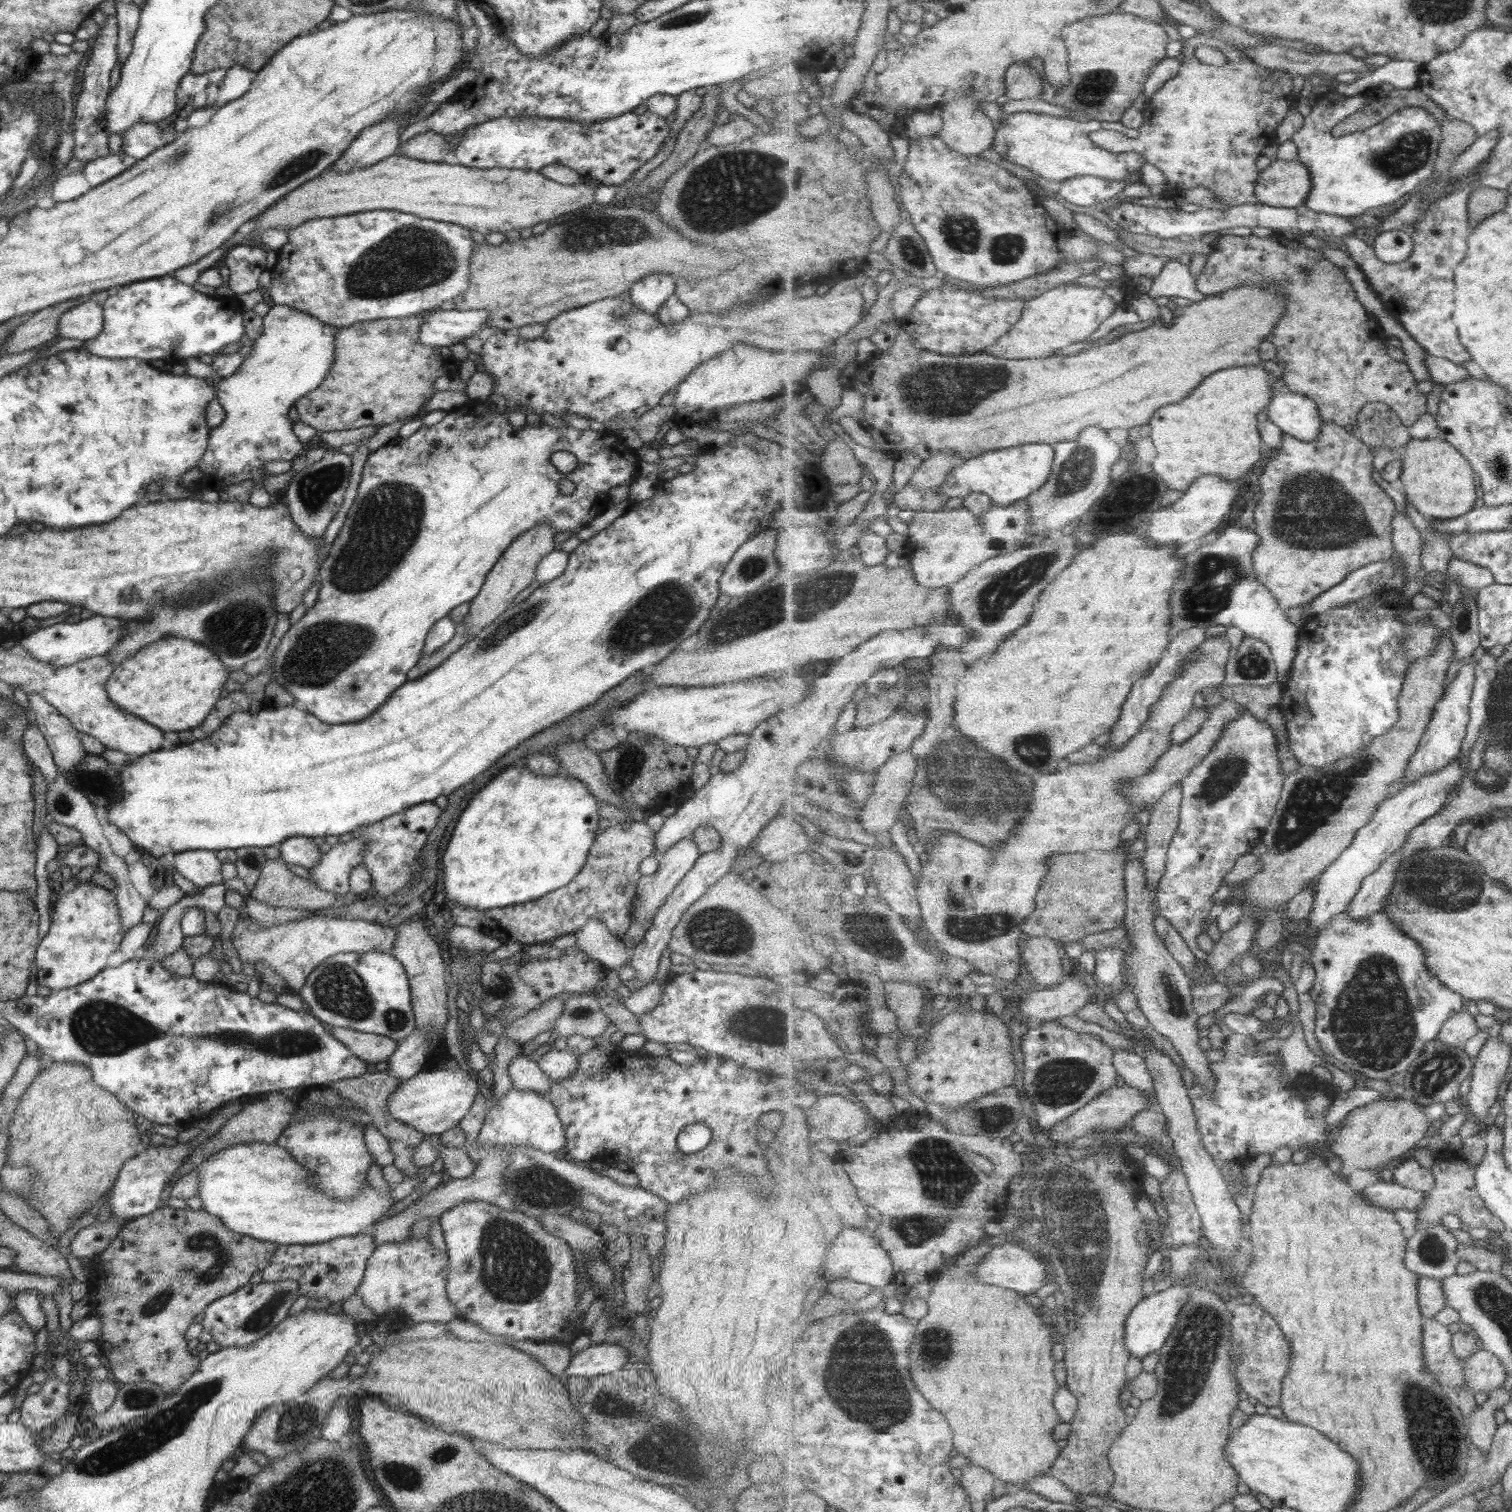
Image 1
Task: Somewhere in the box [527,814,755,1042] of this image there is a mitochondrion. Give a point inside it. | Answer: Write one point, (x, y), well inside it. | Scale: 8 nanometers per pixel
(720, 938)

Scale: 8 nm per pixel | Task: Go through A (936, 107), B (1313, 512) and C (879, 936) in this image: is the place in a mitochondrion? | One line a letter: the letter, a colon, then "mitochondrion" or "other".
A: other
B: mitochondrion
C: mitochondrion

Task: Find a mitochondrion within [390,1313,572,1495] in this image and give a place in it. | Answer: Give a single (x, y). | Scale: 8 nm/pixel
(443, 1454)

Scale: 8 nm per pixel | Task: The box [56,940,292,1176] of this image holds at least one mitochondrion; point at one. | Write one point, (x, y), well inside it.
(99, 1027)

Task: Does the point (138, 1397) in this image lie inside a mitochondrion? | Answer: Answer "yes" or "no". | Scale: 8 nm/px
yes

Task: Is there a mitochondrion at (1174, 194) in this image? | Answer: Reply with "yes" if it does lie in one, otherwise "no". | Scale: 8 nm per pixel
no

